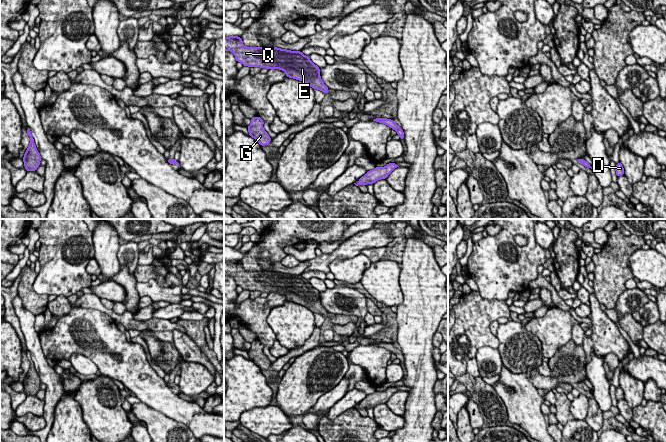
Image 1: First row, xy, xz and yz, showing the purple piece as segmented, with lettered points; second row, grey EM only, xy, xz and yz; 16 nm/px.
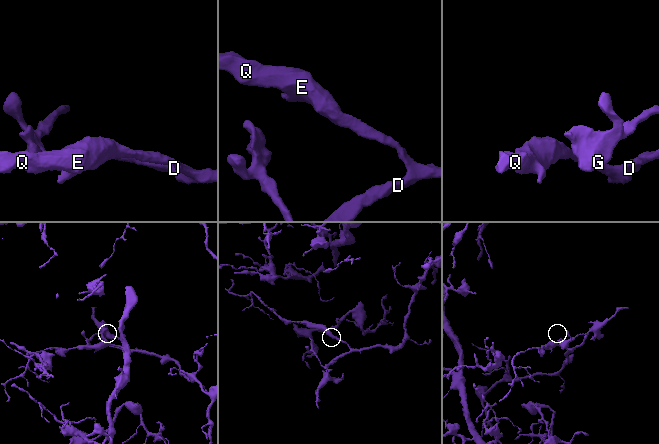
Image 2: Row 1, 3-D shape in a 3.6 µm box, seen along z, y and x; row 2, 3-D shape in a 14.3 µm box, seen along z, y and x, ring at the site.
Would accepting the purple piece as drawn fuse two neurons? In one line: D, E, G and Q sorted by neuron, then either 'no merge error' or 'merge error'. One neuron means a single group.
groups D E G Q; no merge error

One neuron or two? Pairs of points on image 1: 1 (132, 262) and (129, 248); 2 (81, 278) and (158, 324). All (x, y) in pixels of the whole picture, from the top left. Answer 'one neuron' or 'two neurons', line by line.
1: one neuron
2: two neurons

